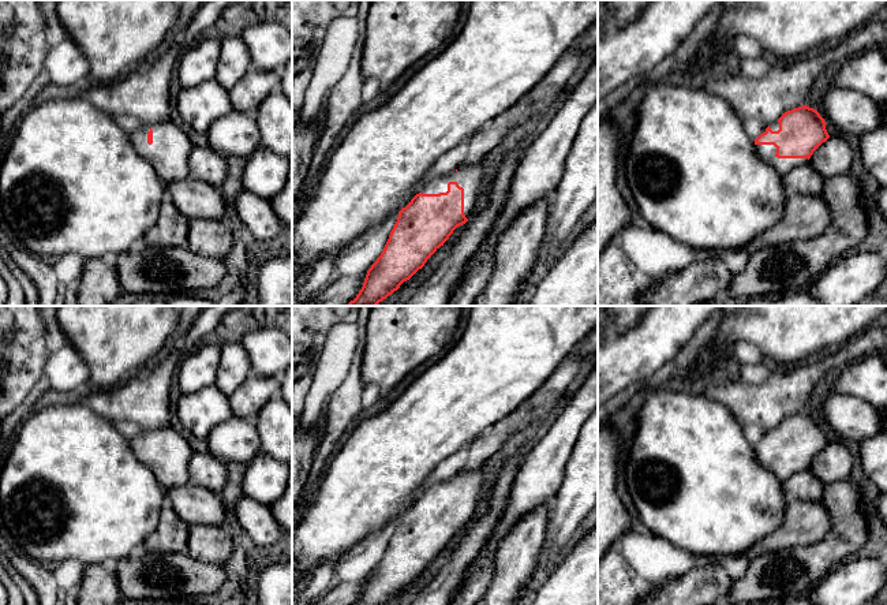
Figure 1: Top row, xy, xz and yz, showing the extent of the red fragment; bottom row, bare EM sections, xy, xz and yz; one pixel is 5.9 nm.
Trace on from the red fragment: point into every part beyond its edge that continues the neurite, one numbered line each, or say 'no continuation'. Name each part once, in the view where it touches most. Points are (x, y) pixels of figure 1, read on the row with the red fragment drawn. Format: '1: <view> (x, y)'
1: xz (472, 178)

